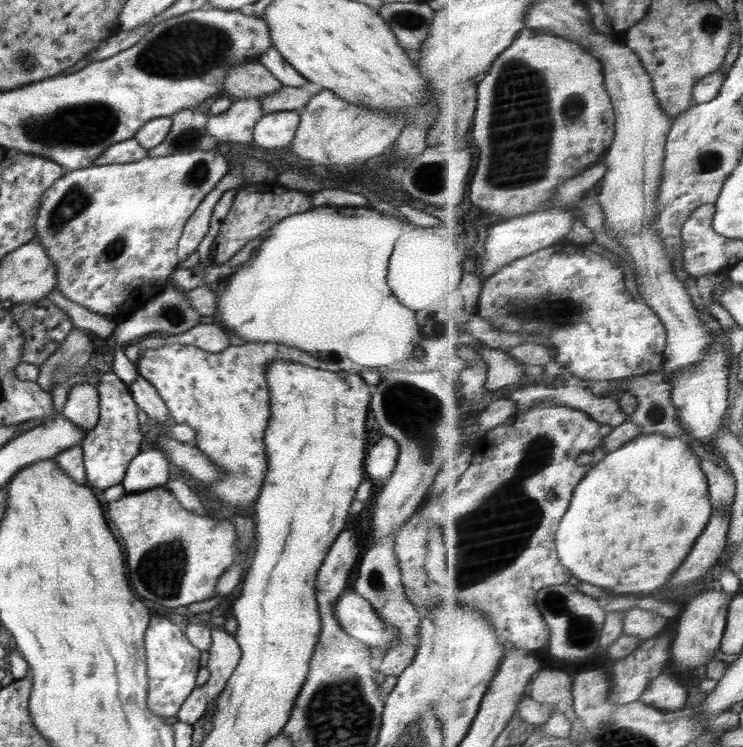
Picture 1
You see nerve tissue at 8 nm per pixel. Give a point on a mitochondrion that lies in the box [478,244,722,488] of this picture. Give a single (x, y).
(552, 309)

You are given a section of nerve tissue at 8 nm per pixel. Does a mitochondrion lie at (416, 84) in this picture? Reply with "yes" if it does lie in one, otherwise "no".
no

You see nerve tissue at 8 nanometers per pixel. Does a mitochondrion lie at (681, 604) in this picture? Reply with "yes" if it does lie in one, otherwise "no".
no

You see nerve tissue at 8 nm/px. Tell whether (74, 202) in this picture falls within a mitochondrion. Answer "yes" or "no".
yes

